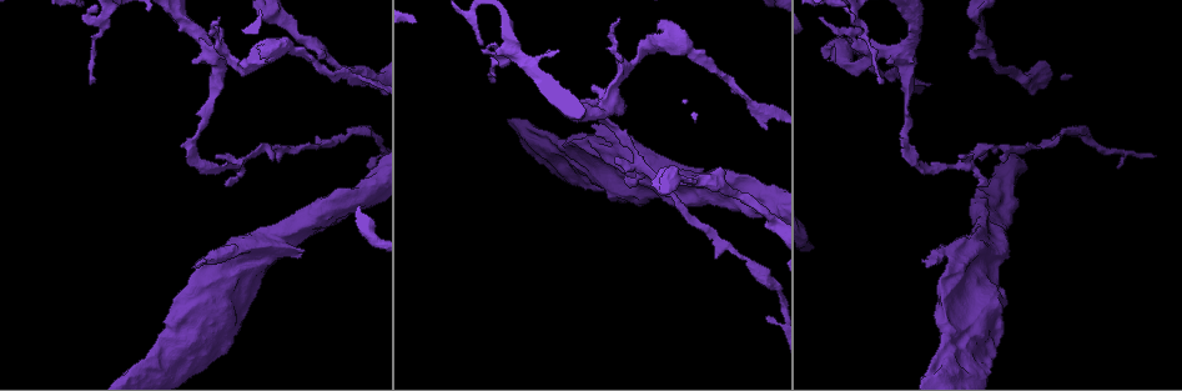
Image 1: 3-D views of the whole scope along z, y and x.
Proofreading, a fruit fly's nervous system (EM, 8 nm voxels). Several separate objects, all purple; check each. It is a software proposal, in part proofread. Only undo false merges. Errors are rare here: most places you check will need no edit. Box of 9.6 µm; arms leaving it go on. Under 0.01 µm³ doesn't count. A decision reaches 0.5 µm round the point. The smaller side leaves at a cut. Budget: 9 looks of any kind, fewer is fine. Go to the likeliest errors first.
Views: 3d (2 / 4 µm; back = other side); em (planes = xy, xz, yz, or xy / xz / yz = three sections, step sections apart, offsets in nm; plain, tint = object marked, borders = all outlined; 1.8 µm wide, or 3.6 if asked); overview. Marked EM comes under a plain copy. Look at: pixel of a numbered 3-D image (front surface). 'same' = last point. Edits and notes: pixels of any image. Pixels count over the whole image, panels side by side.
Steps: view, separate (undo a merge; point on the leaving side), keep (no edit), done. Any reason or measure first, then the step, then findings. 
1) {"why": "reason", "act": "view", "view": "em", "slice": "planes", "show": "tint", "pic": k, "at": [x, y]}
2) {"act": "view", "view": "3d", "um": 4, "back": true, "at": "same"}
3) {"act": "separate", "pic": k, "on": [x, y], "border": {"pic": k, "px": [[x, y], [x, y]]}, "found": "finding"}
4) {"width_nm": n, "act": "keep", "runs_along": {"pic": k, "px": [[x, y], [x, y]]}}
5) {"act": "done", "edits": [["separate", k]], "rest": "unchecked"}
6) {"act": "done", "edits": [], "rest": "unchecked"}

{"why": "branch point", "act": "view", "view": "3d", "um": 2, "pic": 1, "at": [963, 162]}

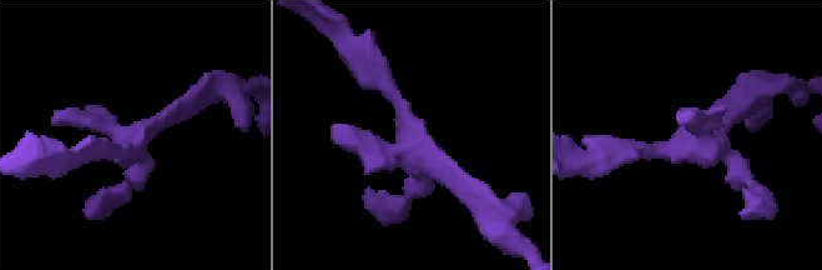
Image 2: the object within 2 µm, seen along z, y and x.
{"why": "now the EM", "act": "view", "view": "em", "slice": "planes", "show": "tint", "pic": 2, "at": [700, 145]}

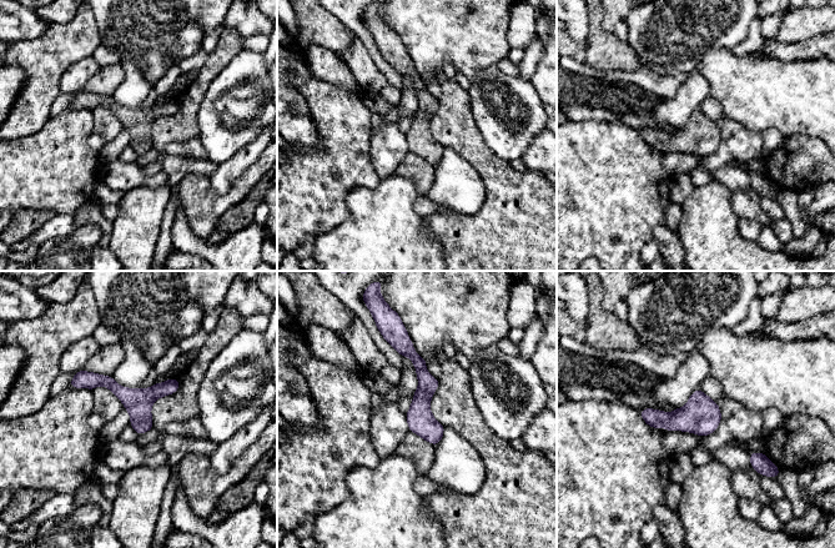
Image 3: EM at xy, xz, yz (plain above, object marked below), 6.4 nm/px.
{"act": "keep", "runs_along": {"pic": 3, "px": [[403, 337], [419, 363], [423, 423], [434, 441]]}, "found": "all the same cell"}

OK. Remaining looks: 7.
{"why": "sudden change in width", "act": "view", "view": "em", "slice": "planes", "show": "tint", "pic": 1, "at": [503, 60]}

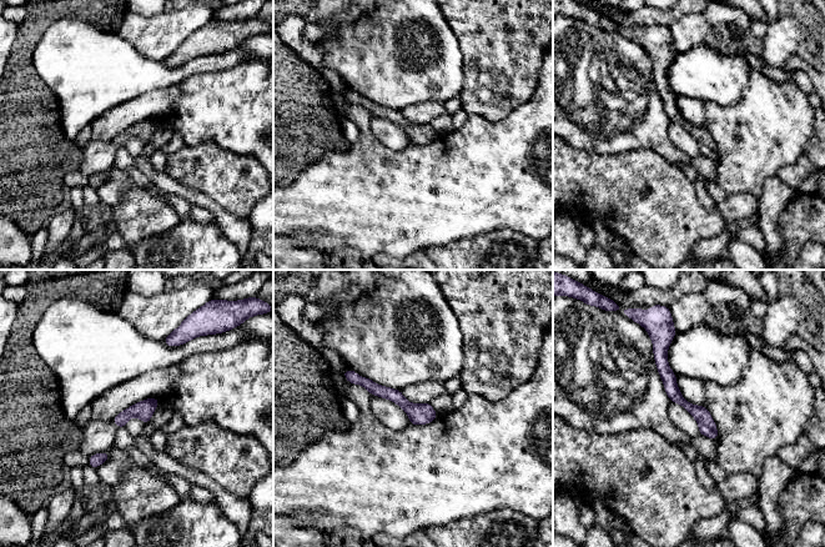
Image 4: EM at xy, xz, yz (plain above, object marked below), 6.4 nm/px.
{"width_nm": 110, "act": "keep", "runs_along": {"pic": 4, "px": [[667, 340], [672, 391], [714, 435]]}, "found": "one cell here"}

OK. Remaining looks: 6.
{"why": "closes a loop", "act": "view", "view": "em", "um": 3.6, "slice": "yz", "step": 8, "show": "tint", "pic": 1, "at": [639, 189]}

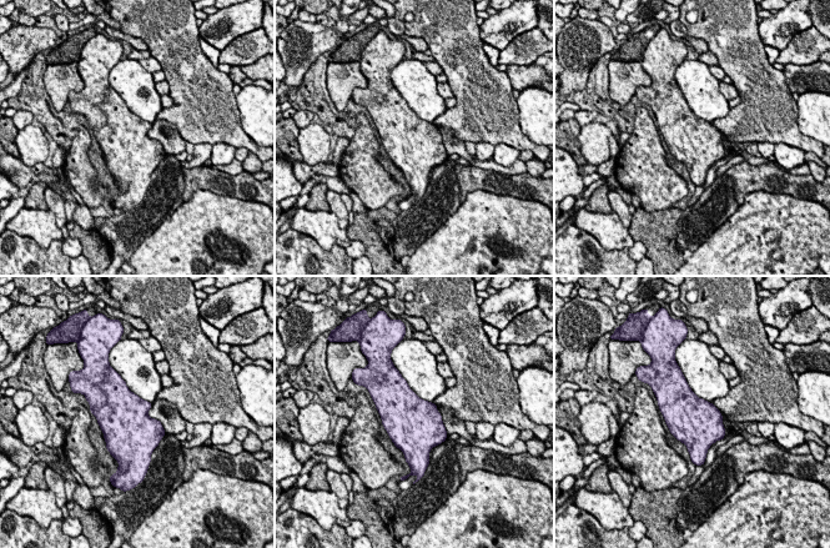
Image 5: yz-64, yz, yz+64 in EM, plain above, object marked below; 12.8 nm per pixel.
{"act": "view", "view": "em", "um": 3.6, "slice": "planes", "show": "borders", "at": "same"}

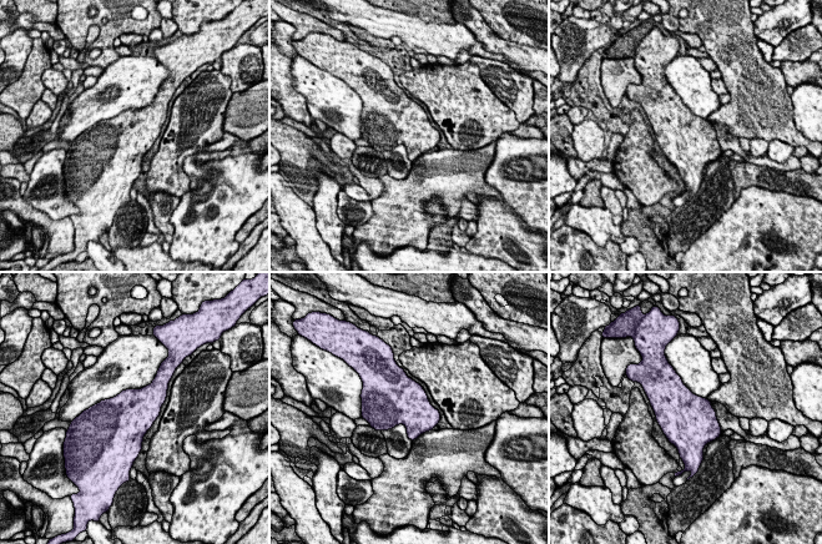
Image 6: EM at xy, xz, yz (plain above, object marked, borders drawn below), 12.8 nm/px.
{"width_nm": 600, "act": "keep", "found": "one cell here"}

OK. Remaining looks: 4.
{"why": "sudden change in width", "act": "view", "view": "em", "slice": "xy", "step": 4, "show": "tint", "pic": 1, "at": [684, 45]}

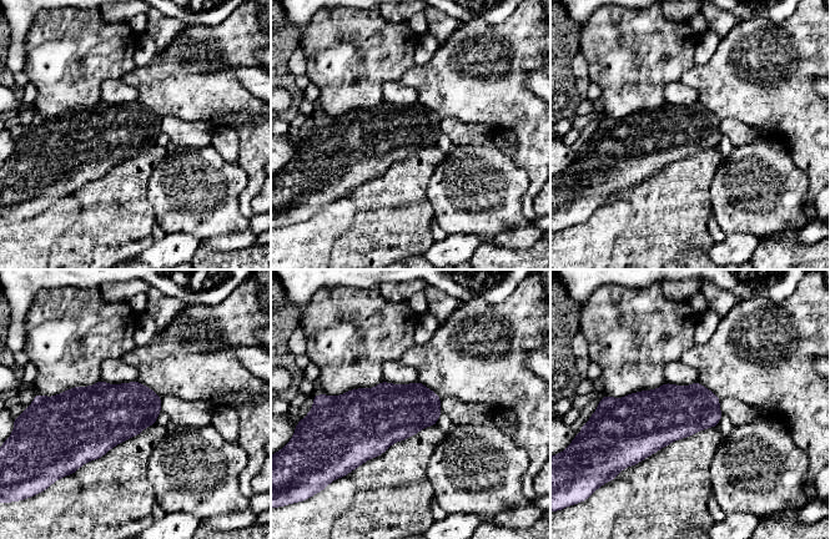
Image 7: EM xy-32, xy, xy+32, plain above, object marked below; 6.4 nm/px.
{"act": "keep", "found": "all the same cell"}

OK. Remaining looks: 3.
{"act": "done", "edits": [], "rest": "unchecked"}

